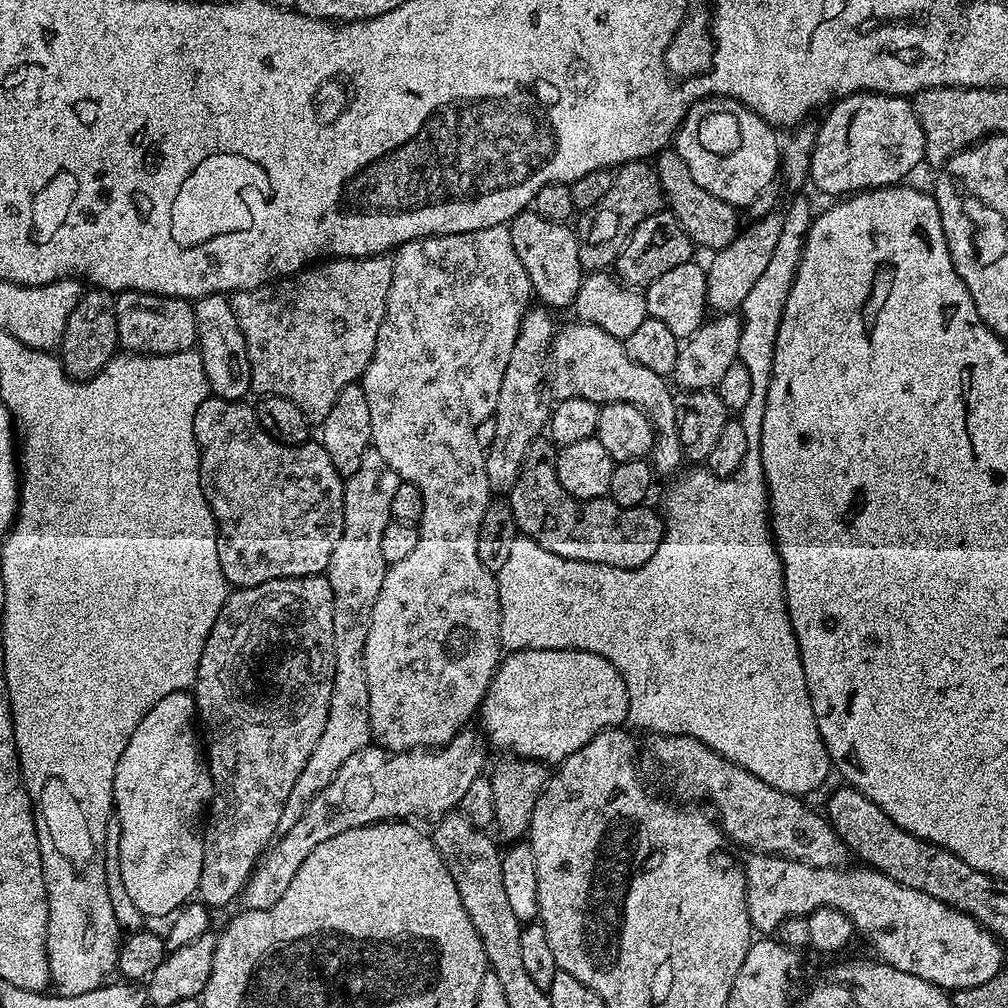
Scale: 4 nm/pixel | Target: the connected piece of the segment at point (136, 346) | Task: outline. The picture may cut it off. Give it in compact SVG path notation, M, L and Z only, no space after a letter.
M122 292L116 296L116 317L120 348L137 356L165 356L190 352L196 348L194 307L176 296L159 296L149 292Z

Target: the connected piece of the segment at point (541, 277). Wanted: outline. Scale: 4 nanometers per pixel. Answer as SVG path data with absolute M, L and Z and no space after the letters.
M531 210L519 212L507 227L514 242L514 251L526 269L526 278L530 278L535 299L549 310L571 309L586 275L578 258L580 244L576 241L575 231L567 223L550 222Z

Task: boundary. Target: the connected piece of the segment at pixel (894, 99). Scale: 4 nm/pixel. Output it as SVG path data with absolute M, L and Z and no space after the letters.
M855 92L853 96L844 96L835 101L824 114L824 121L818 124L808 175L811 187L832 196L828 198L844 198L873 188L899 185L907 181L904 179L919 164L925 163L926 138L922 132L922 122L918 122L918 114L909 97L887 96L881 92Z

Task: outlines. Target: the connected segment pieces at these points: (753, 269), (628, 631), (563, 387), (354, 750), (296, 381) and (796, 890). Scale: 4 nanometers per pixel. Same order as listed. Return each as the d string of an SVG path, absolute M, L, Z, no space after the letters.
M773 210L751 222L753 224L749 228L747 225L742 234L737 236L734 242L730 242L730 246L719 249L713 255L716 257L706 264L706 298L708 299L708 307L713 313L736 312L743 305L746 294L750 294L750 290L754 290L754 282L758 282L758 278L762 278L762 270L766 270L770 258L774 258L774 246L778 246L778 238L782 238L786 216L783 211L780 213L780 210Z
M748 447L746 458L742 458L742 466L738 466L738 470L734 470L734 474L729 476L716 476L704 466L692 466L689 472L683 472L671 481L673 484L664 492L662 542L658 542L654 558L637 568L619 568L562 558L558 554L550 554L550 550L538 546L538 542L534 542L530 537L517 534L510 546L506 563L500 572L495 573L500 603L501 649L517 652L523 648L577 648L583 652L598 654L606 658L606 662L610 662L610 666L614 666L614 670L622 674L622 682L626 682L626 694L630 698L627 719L629 725L641 728L644 734L694 738L710 746L710 750L714 750L722 758L754 774L754 778L760 778L762 782L774 786L774 790L782 790L791 796L807 797L807 792L812 792L827 782L828 771L831 773L834 765L828 758L824 739L814 718L814 706L810 702L810 694L806 690L806 674L802 670L800 647L790 626L790 614L784 593L784 567L776 549L776 542L772 539L772 525L768 514L768 484L764 480L759 447Z
M575 323L568 324L565 328L563 325L552 338L546 369L547 391L551 395L553 392L556 400L586 398L599 405L630 402L641 408L650 418L652 429L656 432L650 463L659 475L661 472L662 475L671 477L681 467L680 460L685 459L685 454L678 438L676 396L668 389L669 381L654 374L654 370L634 362L634 358L626 354L623 340L606 334L606 330L593 324Z
M369 450L362 458L358 470L346 477L344 482L344 521L342 522L342 538L338 538L338 546L334 546L334 554L330 554L328 571L330 590L334 594L334 650L336 651L336 673L332 679L330 694L330 710L326 714L326 726L322 730L322 738L318 738L318 746L314 746L310 758L306 758L306 766L302 766L302 774L294 781L294 790L290 790L290 798L286 798L286 806L282 810L279 831L291 833L294 822L306 810L308 803L322 791L338 774L338 766L350 758L350 754L358 754L358 750L369 747L372 740L370 730L370 694L364 673L364 647L366 634L370 630L372 604L378 602L378 590L382 590L384 575L388 572L388 563L382 558L382 533L386 531L392 518L390 502L394 502L394 490L401 484L400 475L378 454Z
M387 255L346 256L317 262L292 276L273 279L261 288L231 293L234 318L238 318L238 330L242 330L250 354L252 392L257 397L290 398L305 416L316 422L324 420L341 390L364 375L374 354L391 281L392 260Z
M753 852L747 858L749 860L745 859L742 864L746 878L746 906L750 922L757 933L775 933L782 922L786 922L786 918L809 916L819 908L842 910L842 914L846 914L846 918L850 918L856 927L857 933L868 939L869 946L877 952L873 953L883 963L898 970L906 970L906 974L914 974L914 978L926 978L926 982L952 994L982 986L982 982L990 982L990 978L997 976L1006 966L1005 945L974 918L946 906L946 902L938 902L938 898L930 898L930 894L922 894L922 890L910 890L910 886L894 882L894 878L877 872L875 868L819 868L800 860L788 860L785 856L768 856L765 852Z

